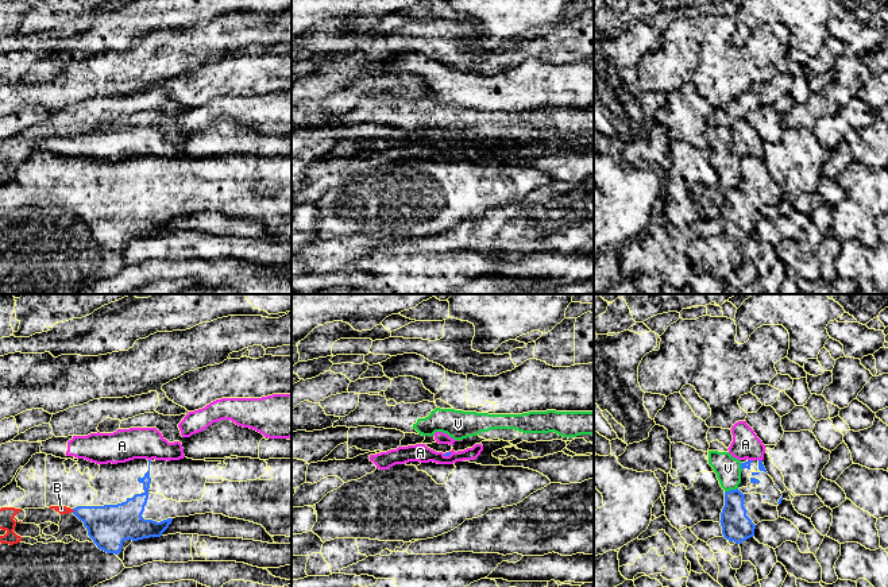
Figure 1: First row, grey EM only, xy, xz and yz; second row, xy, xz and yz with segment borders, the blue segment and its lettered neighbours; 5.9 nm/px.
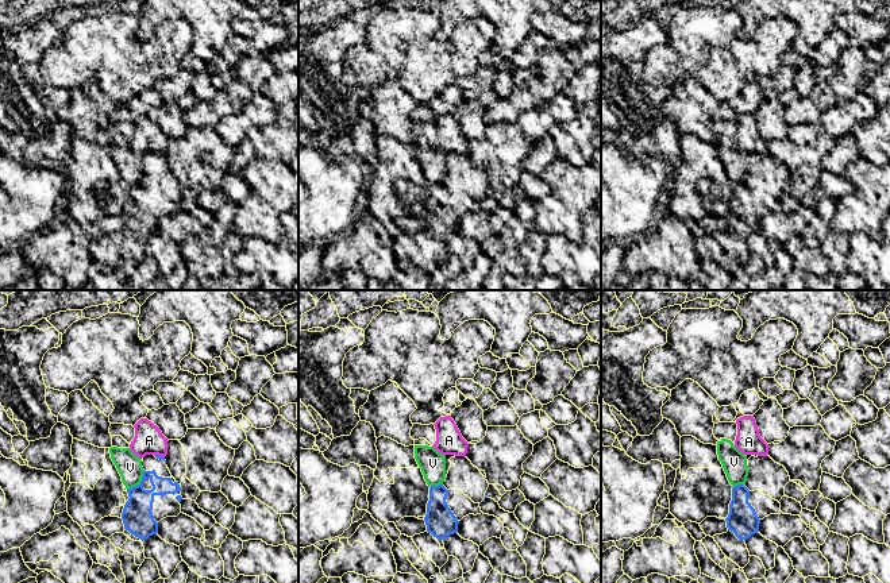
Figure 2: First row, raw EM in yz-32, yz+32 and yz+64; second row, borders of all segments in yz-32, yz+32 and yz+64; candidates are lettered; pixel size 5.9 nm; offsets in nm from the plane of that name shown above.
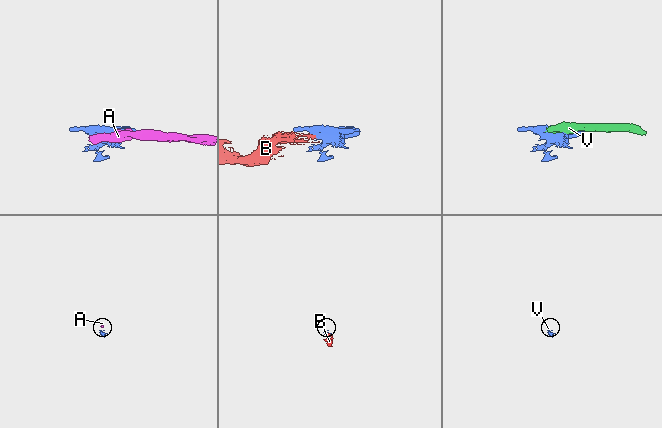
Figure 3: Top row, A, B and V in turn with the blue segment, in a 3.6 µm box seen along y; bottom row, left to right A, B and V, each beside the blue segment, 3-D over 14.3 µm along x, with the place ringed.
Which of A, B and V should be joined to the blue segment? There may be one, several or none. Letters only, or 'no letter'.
B

